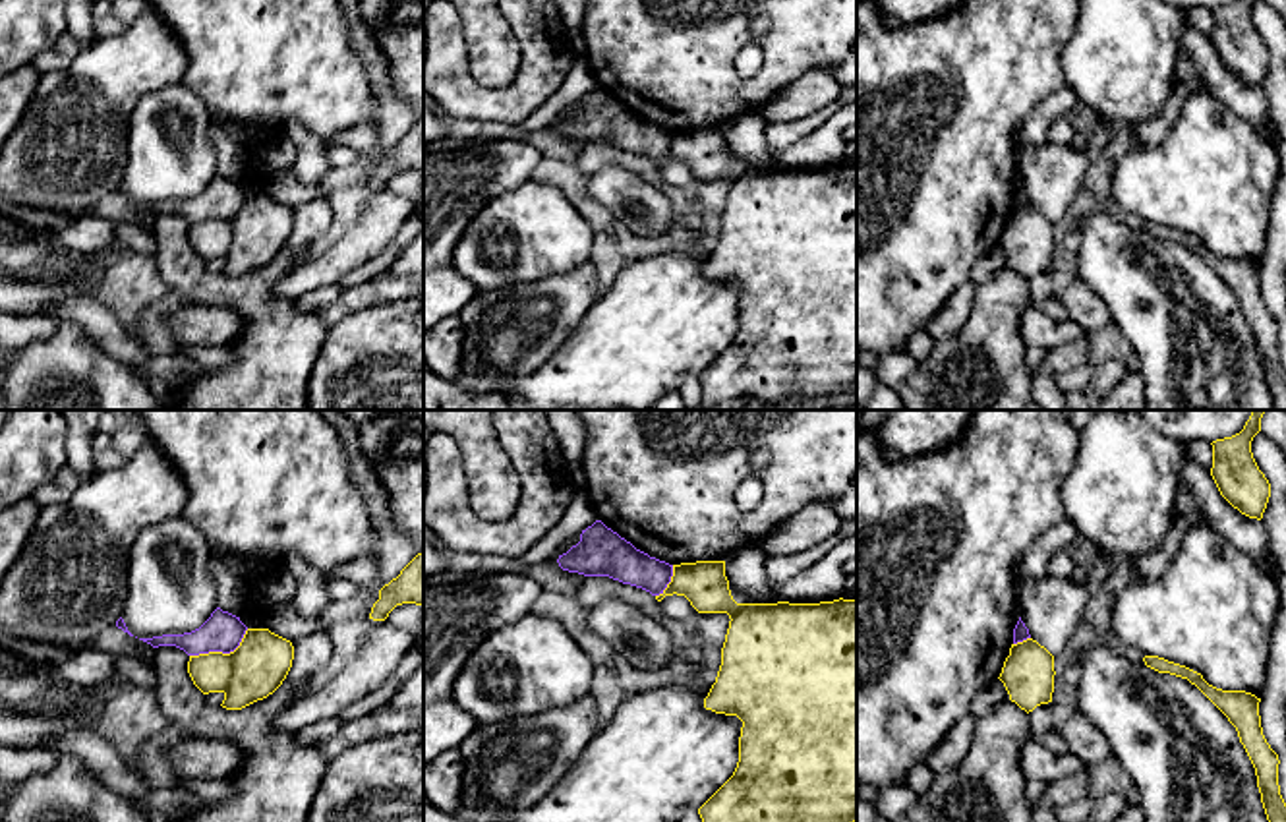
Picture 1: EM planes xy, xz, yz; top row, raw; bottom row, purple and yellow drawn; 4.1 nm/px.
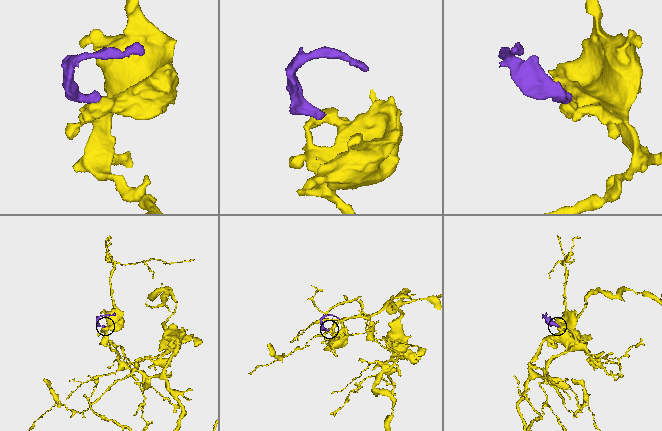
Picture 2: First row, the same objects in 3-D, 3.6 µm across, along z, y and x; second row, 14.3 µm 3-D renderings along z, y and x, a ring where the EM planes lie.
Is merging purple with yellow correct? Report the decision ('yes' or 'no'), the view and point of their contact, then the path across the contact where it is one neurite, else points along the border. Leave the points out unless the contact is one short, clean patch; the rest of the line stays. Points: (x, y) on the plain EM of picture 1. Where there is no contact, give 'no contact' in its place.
no | xy (221, 217) | along xy (248, 196), (242, 207), (229, 219), (190, 223)

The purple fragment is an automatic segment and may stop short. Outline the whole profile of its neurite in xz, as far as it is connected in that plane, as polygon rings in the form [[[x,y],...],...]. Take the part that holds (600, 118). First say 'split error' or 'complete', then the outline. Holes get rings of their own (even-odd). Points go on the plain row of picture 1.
complete; [[[601,87],[582,97],[580,108],[559,122],[557,130],[563,137],[609,143],[652,162],[663,161],[673,143],[673,132],[636,116]]]

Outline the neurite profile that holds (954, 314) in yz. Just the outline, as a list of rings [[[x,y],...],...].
[[[967,280],[942,306],[942,309],[928,321],[926,333],[934,338],[955,335],[969,319],[977,294],[977,284]]]

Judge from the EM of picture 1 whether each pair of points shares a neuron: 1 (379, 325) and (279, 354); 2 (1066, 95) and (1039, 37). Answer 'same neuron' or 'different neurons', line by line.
1: different neurons
2: different neurons

